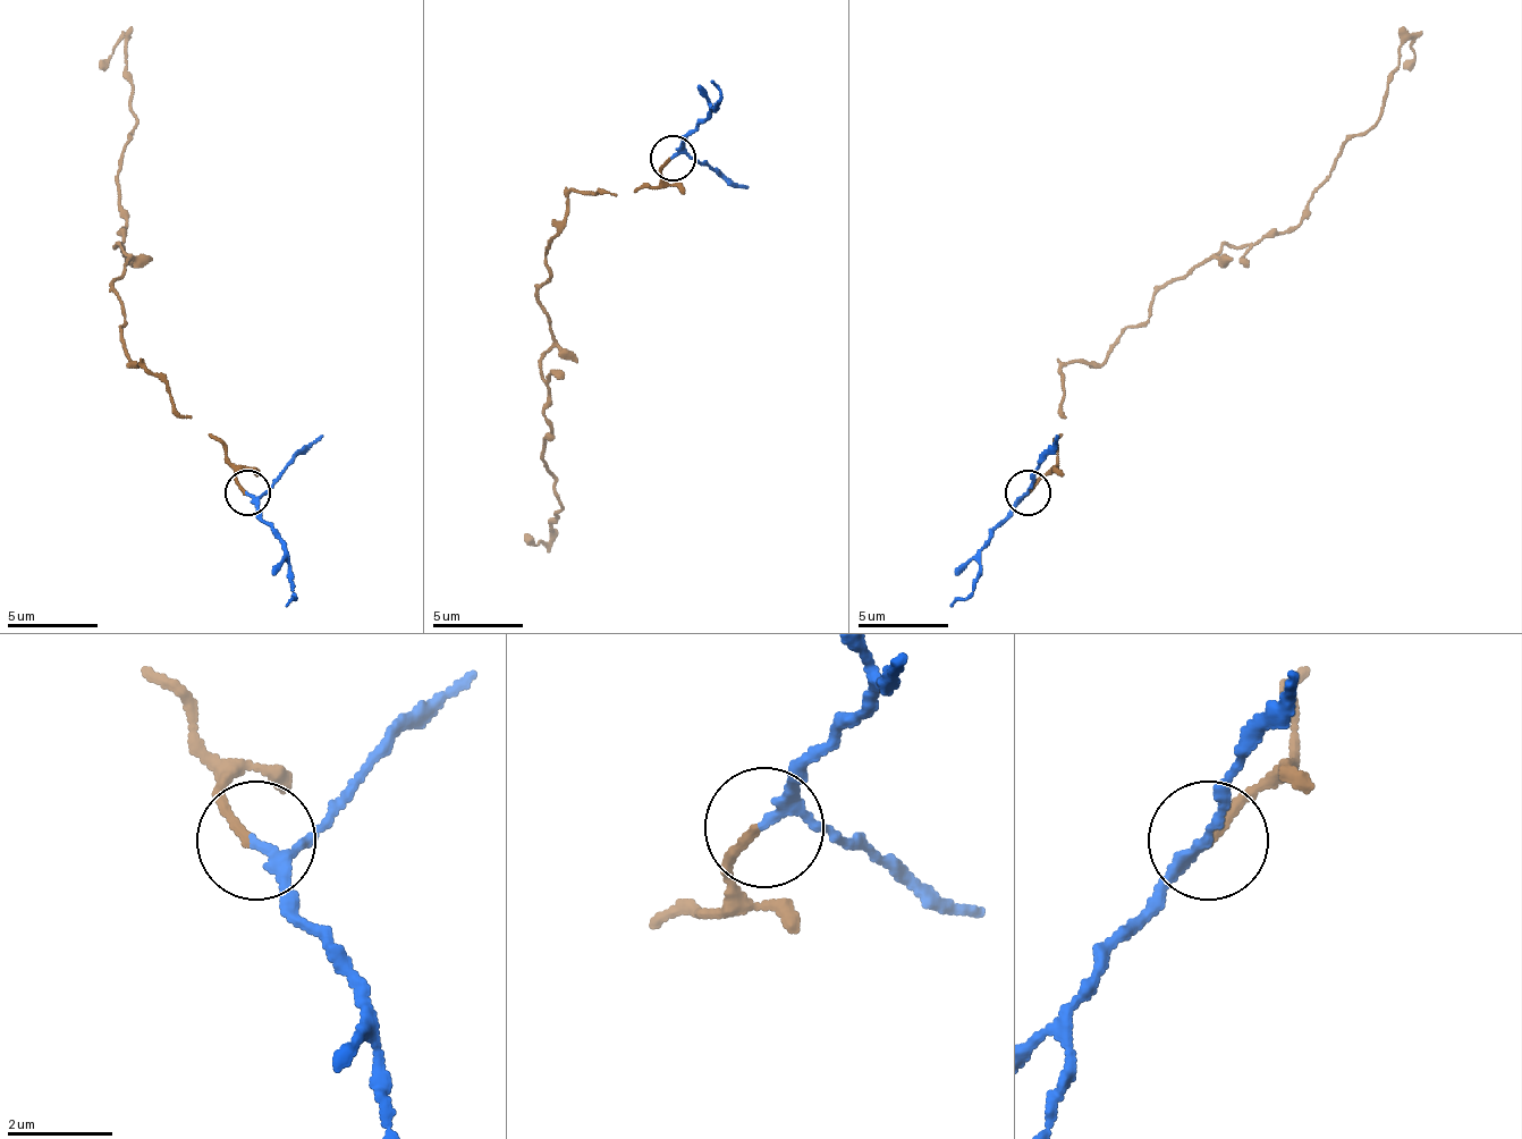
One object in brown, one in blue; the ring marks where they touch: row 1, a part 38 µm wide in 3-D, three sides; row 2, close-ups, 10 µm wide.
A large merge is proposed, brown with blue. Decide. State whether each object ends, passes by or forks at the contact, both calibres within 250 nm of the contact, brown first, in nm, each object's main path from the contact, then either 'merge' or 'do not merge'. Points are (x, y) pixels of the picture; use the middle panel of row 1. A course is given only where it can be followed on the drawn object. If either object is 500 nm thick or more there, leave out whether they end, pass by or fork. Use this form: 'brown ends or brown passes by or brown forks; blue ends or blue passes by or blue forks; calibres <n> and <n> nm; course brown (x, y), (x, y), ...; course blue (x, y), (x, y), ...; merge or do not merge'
brown ends; blue passes by; calibres 170 and 170 nm; course brown (671, 159), (653, 186), (567, 195), (540, 290), (544, 464), (563, 505), (540, 546), (526, 532); course blue (671, 159), (717, 104), (721, 91), (712, 82); merge

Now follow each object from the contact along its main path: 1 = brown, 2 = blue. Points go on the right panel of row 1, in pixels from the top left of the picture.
1: (1029, 491), (1056, 464), (1065, 364), (1101, 364), (1225, 245), (1298, 227), (1375, 123), (1406, 41), (1402, 68)
2: (1029, 491), (988, 541), (974, 587), (952, 605)

